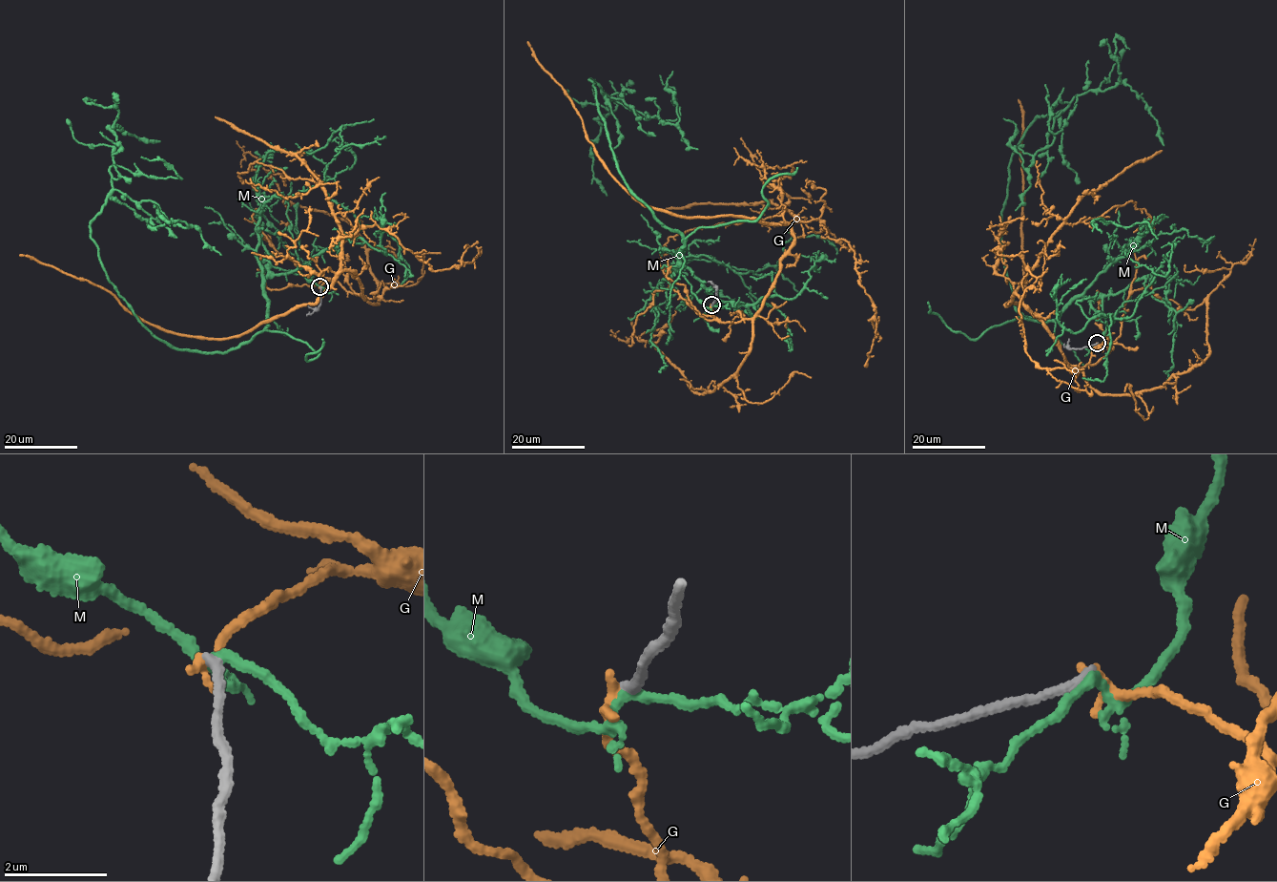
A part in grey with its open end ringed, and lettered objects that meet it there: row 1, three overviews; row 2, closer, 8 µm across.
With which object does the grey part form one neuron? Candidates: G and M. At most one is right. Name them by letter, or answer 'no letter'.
no letter

